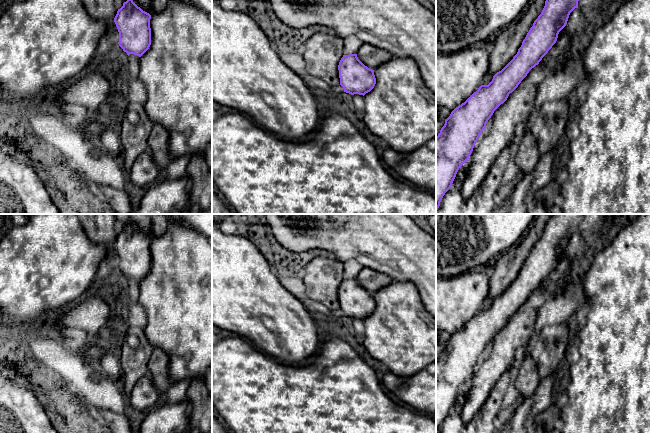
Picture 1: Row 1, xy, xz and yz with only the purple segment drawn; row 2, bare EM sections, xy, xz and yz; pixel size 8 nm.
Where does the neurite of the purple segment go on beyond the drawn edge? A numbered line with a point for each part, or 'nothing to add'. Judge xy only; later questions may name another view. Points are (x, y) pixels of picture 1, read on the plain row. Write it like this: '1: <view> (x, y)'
1: xy (176, 294)

